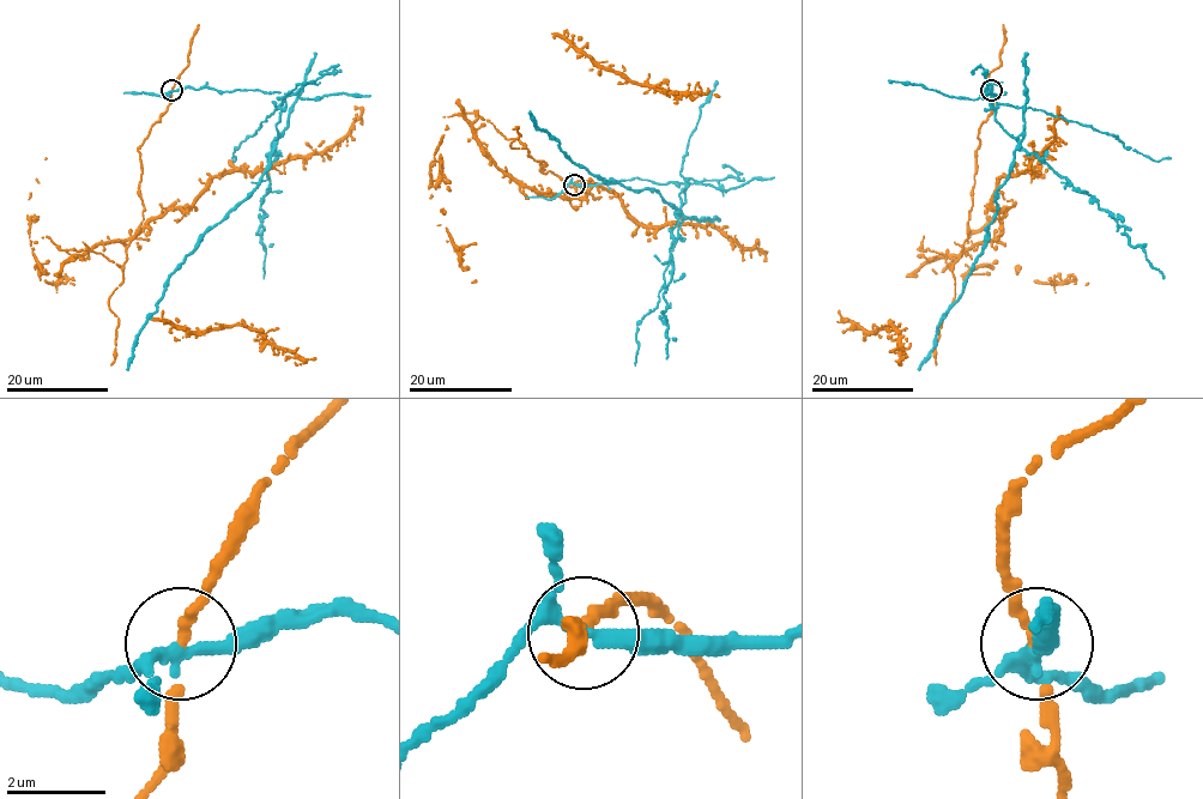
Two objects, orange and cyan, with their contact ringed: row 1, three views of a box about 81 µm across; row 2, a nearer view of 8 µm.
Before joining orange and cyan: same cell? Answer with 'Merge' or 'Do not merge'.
Do not merge

